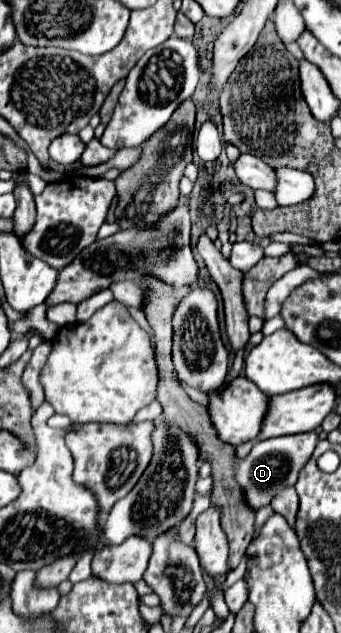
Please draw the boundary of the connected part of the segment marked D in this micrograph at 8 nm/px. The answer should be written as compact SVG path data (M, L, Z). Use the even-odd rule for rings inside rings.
M314 431L274 437L274 439L266 439L266 441L256 441L250 455L246 459L242 459L236 467L236 479L238 479L238 485L242 485L242 489L246 493L248 505L252 509L268 505L270 499L280 489L292 487L298 479L298 471L310 459L316 443L318 443L318 435Z

